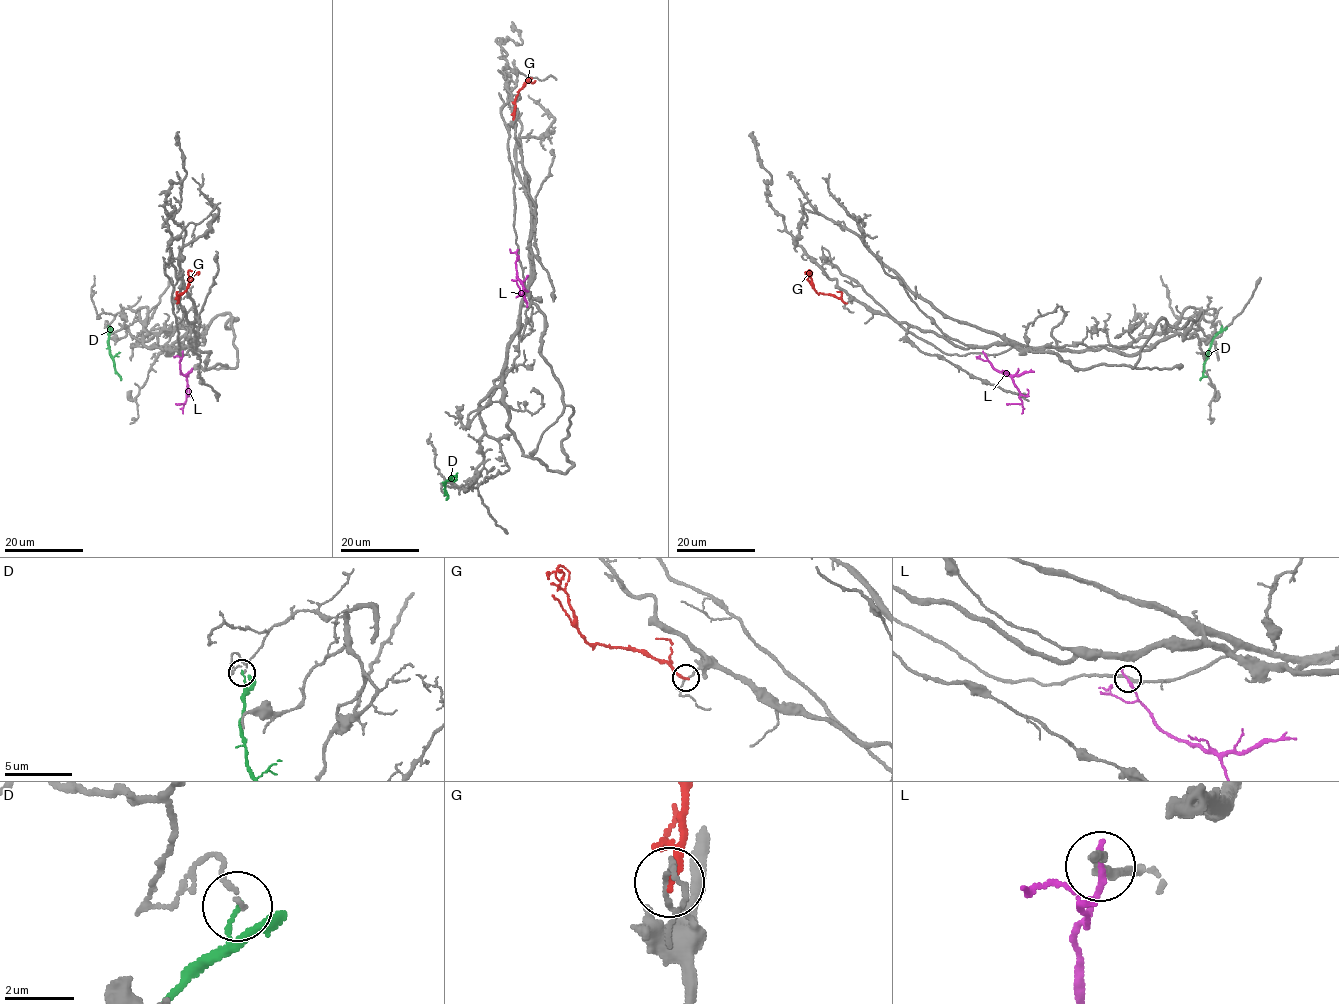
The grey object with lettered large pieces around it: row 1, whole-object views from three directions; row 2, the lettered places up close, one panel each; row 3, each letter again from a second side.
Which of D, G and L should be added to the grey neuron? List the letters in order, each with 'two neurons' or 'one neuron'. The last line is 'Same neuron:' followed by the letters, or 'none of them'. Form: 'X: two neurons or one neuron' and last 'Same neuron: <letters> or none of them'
D: two neurons
G: two neurons
L: two neurons
Same neuron: none of them

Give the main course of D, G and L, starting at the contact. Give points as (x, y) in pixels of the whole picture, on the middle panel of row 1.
D: (444, 494), (445, 481), (457, 472)
G: (513, 119), (518, 91), (526, 82), (535, 80), (533, 82)
L: (519, 257), (516, 268), (523, 293), (520, 294), (520, 287), (512, 279)

